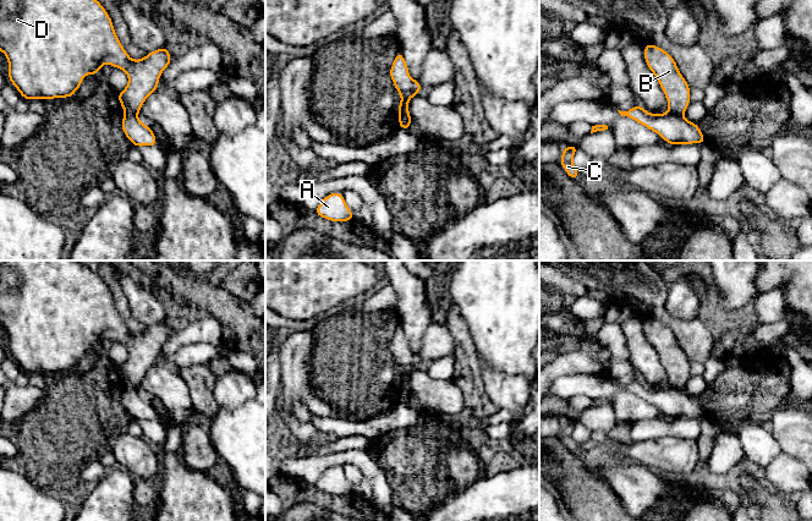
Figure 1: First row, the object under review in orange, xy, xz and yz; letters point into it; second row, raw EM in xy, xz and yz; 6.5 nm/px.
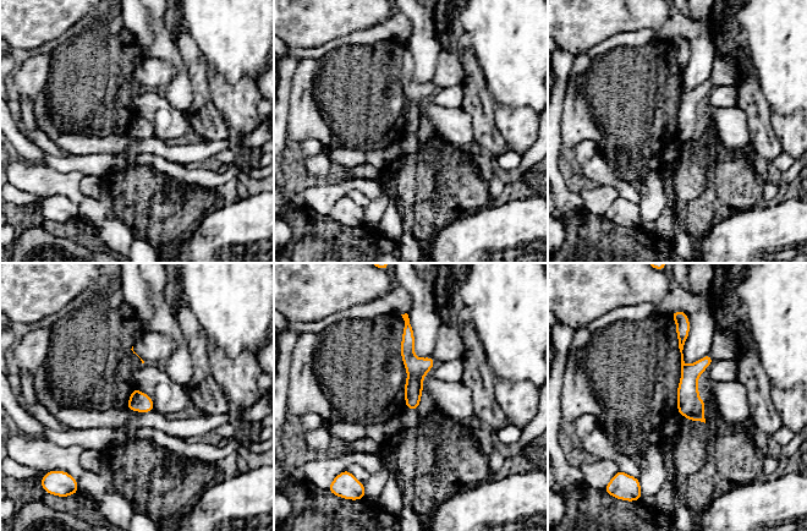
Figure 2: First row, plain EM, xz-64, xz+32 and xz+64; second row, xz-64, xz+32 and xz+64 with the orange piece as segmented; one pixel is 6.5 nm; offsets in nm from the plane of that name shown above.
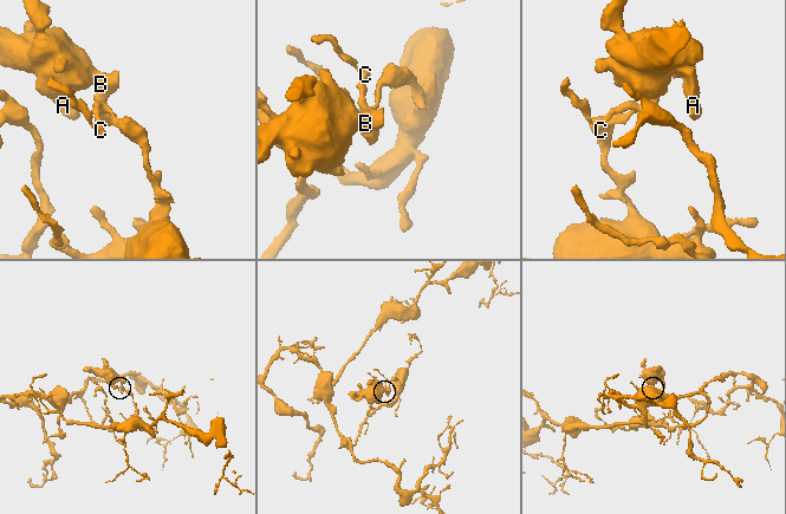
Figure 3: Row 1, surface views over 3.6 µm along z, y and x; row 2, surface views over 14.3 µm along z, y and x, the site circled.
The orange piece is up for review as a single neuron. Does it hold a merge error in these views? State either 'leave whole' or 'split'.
split

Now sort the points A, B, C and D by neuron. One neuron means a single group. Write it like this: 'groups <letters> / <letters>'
groups A B D / C

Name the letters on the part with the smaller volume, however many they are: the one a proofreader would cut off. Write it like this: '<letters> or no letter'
A, B, D

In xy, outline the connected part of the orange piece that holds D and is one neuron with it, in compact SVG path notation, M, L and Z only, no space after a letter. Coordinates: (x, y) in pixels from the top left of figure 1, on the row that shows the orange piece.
M0 0L0 51L9 62L9 79L26 100L73 97L84 82L84 75L97 76L100 67L110 64L127 73L128 84L117 93L125 114L139 114L146 99L158 89L163 71L171 64L166 45L146 57L132 60L120 43L114 23L98 0Z

